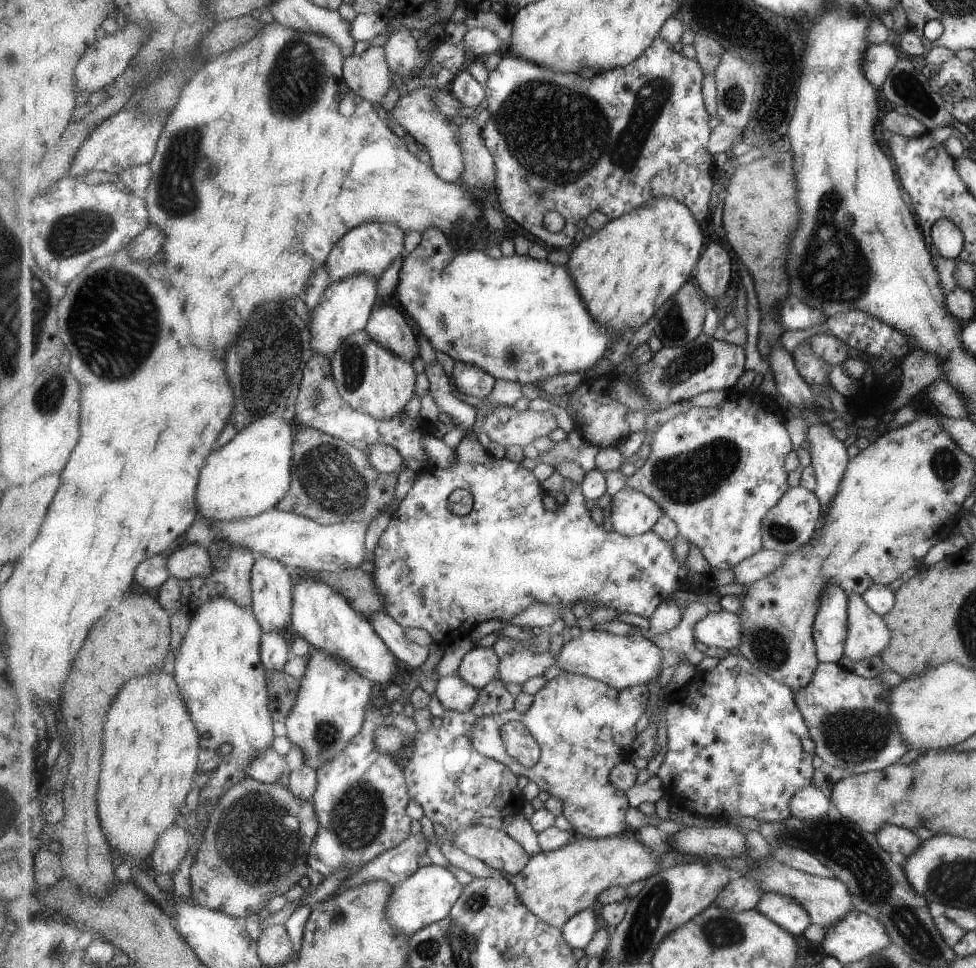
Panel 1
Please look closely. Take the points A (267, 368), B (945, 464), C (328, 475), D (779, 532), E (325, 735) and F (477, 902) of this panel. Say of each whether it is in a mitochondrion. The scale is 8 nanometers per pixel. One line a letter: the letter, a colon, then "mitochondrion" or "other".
A: mitochondrion
B: mitochondrion
C: mitochondrion
D: mitochondrion
E: mitochondrion
F: mitochondrion

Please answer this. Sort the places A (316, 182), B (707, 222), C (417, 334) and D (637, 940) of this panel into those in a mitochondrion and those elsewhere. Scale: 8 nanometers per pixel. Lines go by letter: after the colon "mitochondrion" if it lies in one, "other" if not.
A: other
B: other
C: other
D: mitochondrion

